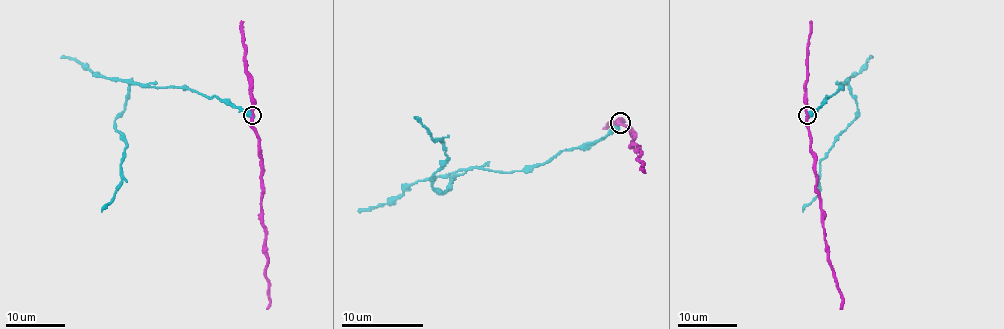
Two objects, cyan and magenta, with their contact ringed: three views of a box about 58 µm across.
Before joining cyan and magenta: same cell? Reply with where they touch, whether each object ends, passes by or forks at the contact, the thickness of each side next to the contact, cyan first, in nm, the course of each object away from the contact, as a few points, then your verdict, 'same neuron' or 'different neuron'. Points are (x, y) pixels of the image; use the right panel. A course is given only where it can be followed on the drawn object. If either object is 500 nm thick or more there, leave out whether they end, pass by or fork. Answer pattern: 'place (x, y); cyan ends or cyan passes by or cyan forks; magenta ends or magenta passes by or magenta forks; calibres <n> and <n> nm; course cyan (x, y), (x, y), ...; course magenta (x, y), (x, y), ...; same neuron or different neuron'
place (807, 115); calibres 500 and 260 nm; course cyan (807, 115), (845, 84), (857, 104), (857, 116), (819, 163), (818, 194), (803, 212); course magenta (807, 115), (825, 251), (842, 298), (840, 309); different neuron

